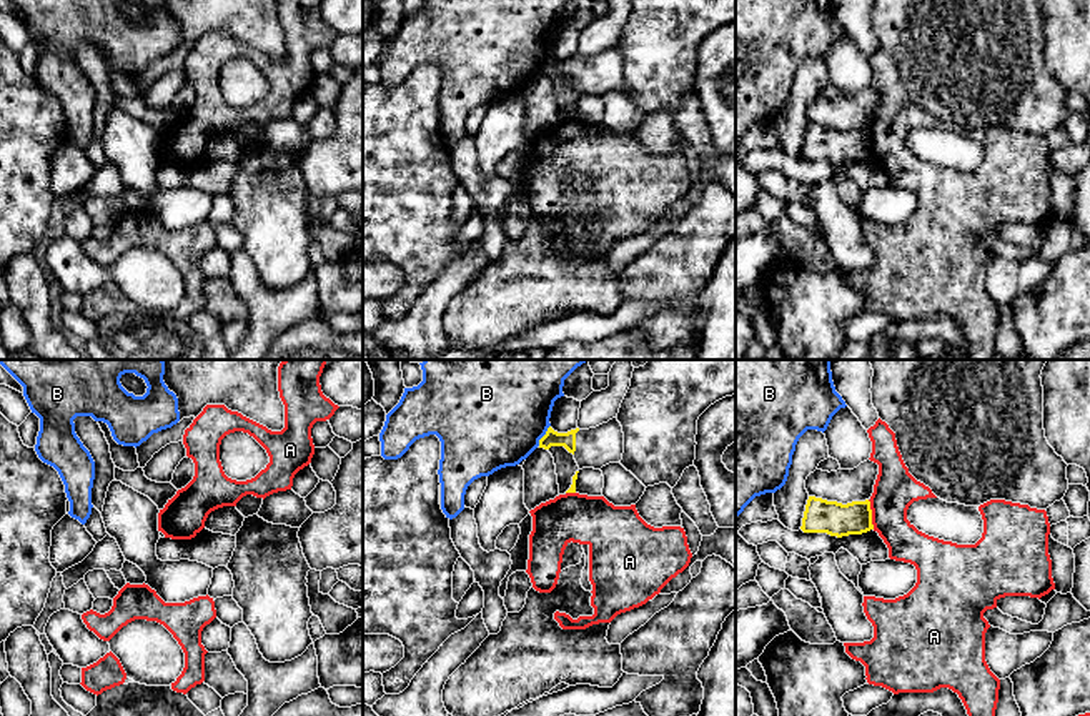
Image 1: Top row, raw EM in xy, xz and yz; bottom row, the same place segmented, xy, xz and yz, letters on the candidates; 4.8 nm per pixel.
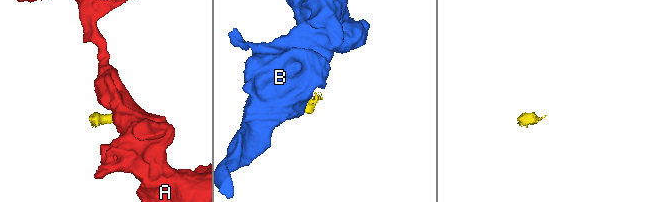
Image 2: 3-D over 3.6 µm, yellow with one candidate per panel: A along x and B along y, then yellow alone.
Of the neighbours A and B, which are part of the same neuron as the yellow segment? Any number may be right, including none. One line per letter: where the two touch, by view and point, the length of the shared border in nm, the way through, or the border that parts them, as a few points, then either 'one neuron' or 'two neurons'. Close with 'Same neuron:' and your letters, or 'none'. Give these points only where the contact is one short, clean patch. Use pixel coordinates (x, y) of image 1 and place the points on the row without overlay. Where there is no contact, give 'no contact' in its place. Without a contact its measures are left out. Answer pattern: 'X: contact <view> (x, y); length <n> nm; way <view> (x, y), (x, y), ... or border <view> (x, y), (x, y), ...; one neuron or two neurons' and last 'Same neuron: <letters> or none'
A: contact yz (871, 142); length 150 nm; border yz (867, 127), (874, 155); two neurons
B: contact xz (544, 62); length 120 nm; border xz (549, 52), (538, 72); two neurons
Same neuron: none

